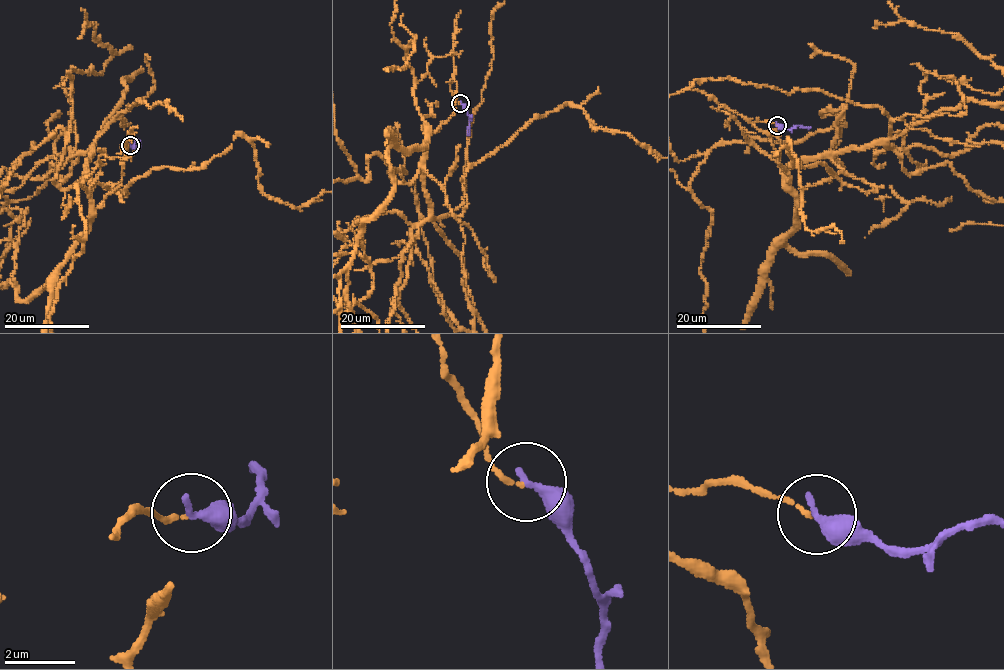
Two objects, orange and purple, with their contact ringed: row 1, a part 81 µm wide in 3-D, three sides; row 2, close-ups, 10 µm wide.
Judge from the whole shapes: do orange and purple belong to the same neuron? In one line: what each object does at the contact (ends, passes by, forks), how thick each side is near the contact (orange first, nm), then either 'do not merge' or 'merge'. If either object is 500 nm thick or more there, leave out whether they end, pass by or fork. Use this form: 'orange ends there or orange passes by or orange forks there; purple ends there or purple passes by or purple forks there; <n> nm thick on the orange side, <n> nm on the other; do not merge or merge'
orange ends there; purple ends there; 140 nm thick on the orange side, 340 nm on the other; merge

